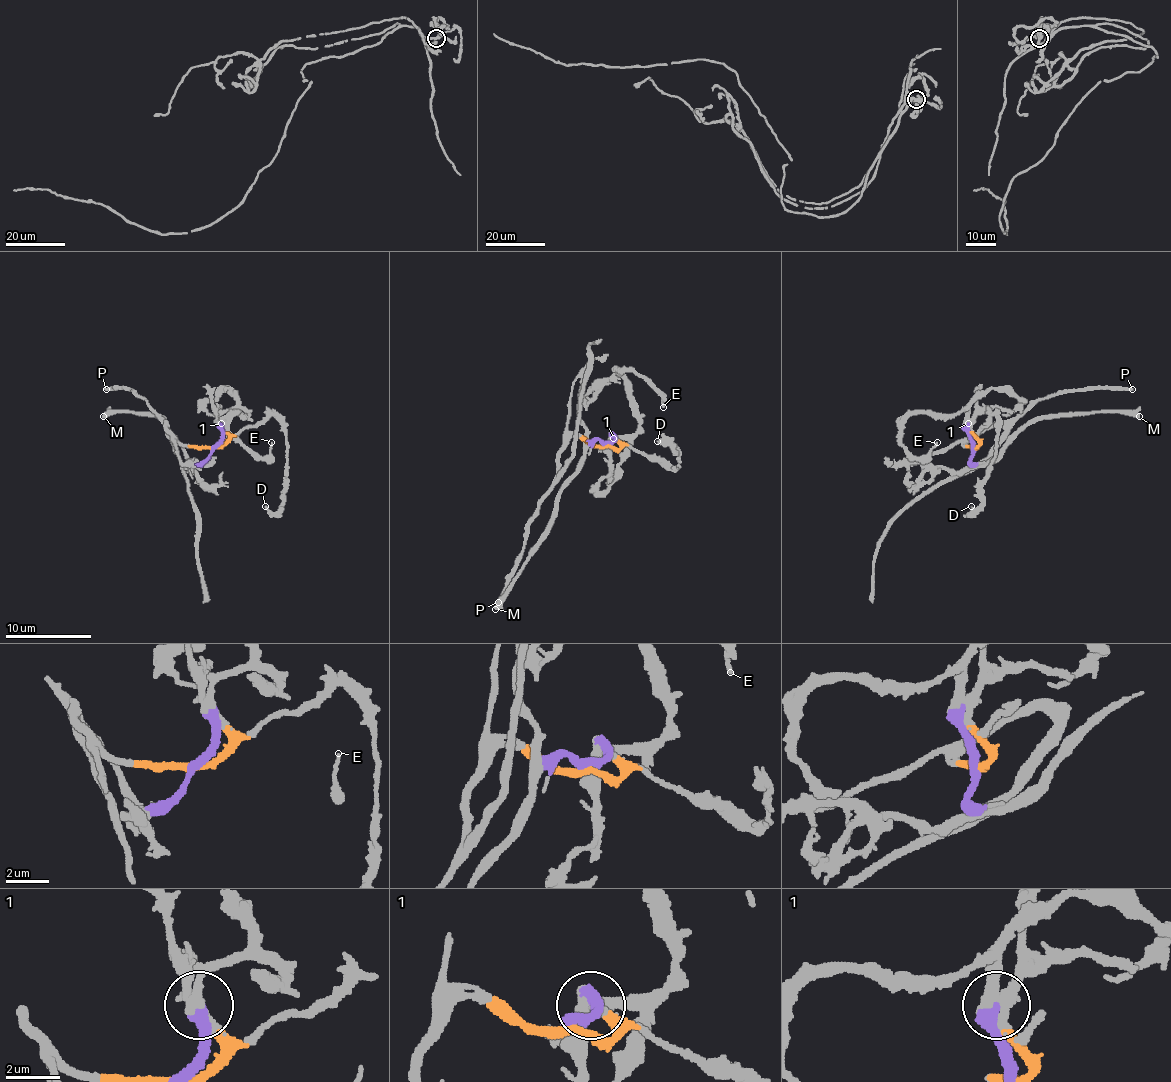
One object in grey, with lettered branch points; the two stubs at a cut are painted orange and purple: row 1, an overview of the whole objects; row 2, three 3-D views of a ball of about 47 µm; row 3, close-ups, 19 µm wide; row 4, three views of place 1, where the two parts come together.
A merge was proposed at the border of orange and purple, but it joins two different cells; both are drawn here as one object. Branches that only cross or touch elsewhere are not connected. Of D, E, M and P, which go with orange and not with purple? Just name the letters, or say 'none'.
D, P

